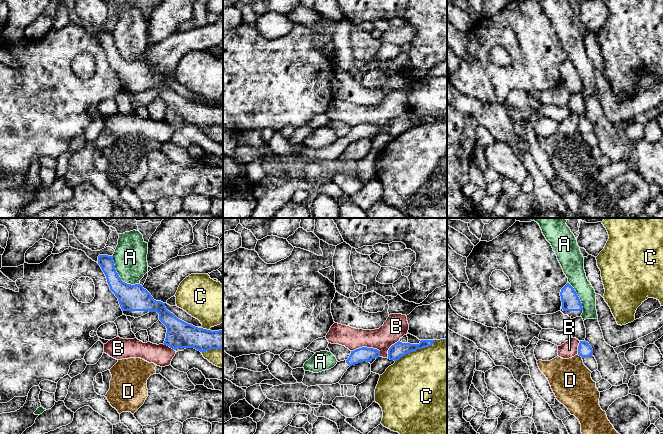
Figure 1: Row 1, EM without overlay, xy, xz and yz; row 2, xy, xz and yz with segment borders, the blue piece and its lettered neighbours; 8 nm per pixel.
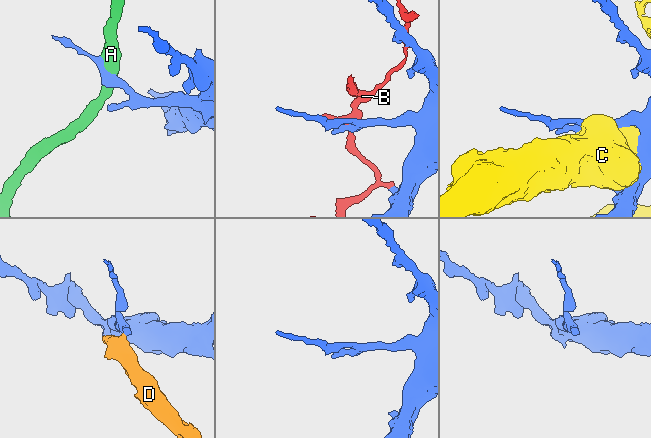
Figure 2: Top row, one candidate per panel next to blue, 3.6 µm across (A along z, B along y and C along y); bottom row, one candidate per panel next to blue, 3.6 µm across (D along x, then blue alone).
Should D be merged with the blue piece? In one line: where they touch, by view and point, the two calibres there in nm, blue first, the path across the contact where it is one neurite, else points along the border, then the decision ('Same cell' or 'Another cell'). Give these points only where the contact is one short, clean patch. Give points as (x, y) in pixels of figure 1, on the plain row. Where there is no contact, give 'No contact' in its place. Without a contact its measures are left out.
Touches blue at yz (580, 131). Thickness 110 nm (blue) against 340 nm. Boundary: yz (577, 130), (582, 133). Another cell

